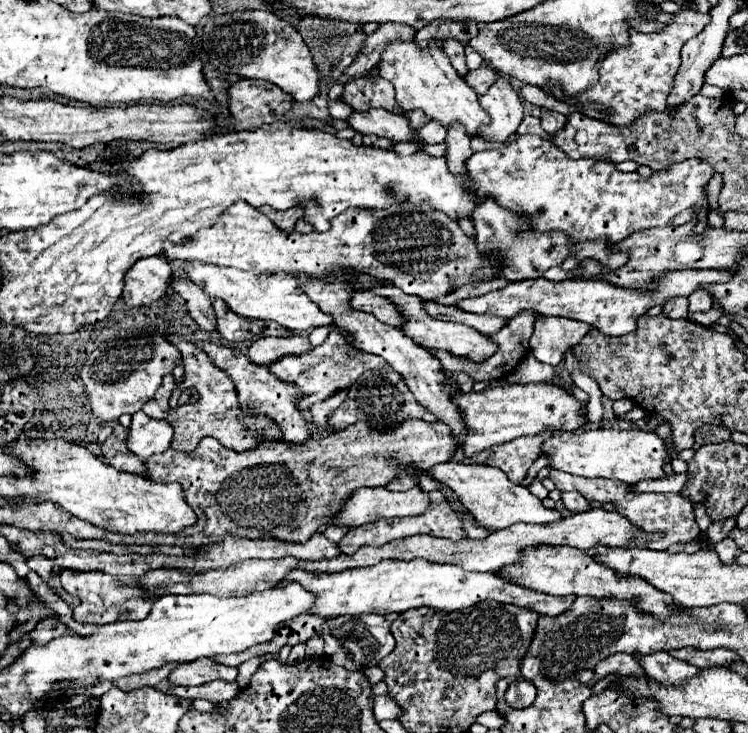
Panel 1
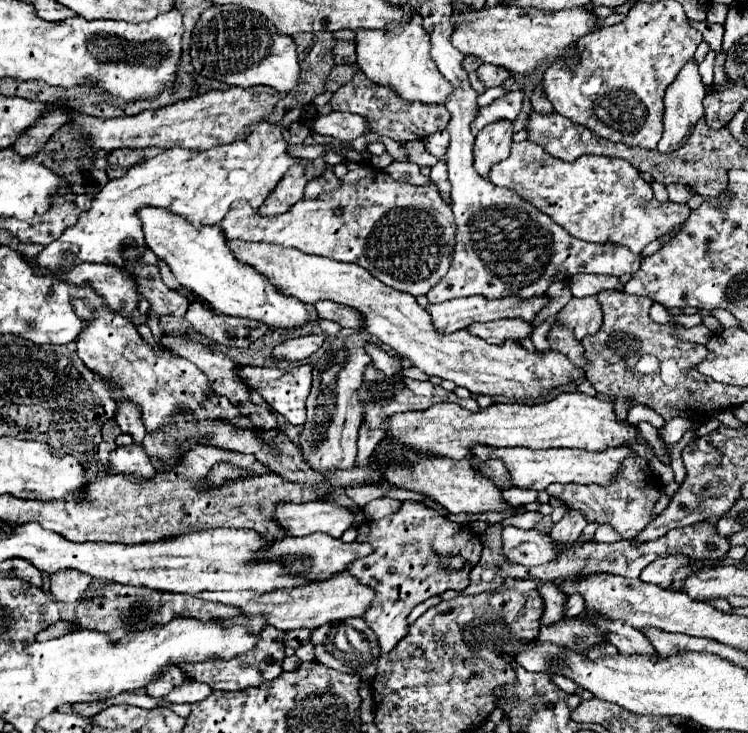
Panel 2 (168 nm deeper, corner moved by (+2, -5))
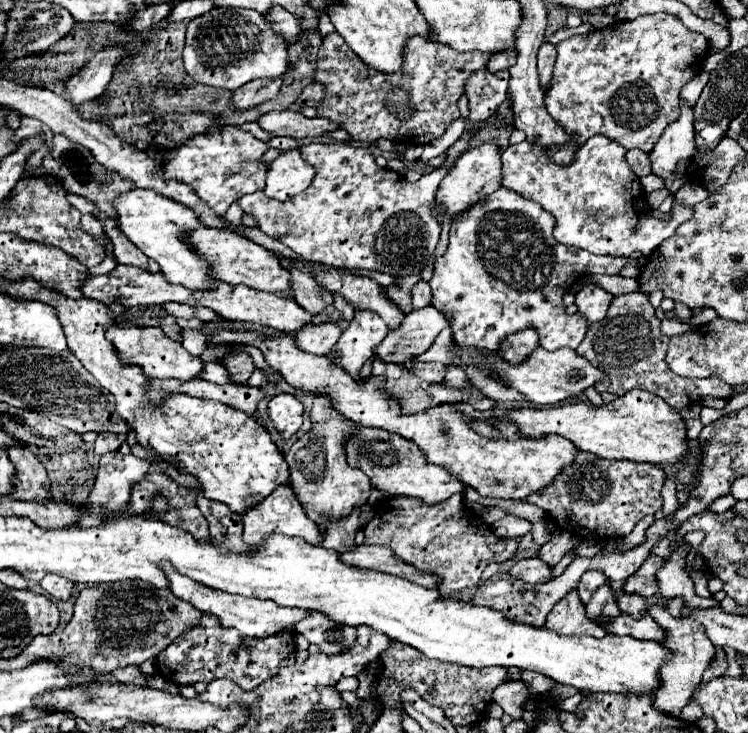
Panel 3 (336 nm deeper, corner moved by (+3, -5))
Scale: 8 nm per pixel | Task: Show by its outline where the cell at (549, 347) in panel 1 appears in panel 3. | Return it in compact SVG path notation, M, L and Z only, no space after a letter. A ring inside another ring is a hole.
M581 284L575 304L579 306L579 314L583 314L589 322L597 322L605 318L613 298L613 294L605 292L597 284Z

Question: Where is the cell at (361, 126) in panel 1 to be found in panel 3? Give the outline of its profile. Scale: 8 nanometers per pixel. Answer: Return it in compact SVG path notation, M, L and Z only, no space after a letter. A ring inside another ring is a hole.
M281 110L281 112L269 112L265 116L259 116L257 124L269 132L271 136L291 136L295 140L301 138L313 138L321 136L325 132L337 130L339 126L331 120L323 118L305 118L301 112L293 110Z

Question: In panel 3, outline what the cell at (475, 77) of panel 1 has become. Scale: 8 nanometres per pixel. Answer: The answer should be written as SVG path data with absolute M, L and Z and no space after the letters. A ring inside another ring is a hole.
M513 50L513 52L497 52L497 56L491 56L491 58L489 58L487 70L491 70L491 72L505 70L505 68L513 66L515 58L517 58L517 50Z

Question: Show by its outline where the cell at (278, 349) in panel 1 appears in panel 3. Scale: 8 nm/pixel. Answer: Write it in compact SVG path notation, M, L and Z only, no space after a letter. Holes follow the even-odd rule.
M309 324L297 332L297 346L309 354L329 354L329 348L337 344L341 336L341 328L327 324Z

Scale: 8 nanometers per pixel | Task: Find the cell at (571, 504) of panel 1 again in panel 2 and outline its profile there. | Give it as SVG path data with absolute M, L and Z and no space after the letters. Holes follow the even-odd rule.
M566 508L562 520L554 524L550 536L558 544L572 544L582 534L586 524L588 522L586 522L586 516L582 516L582 512L574 512L572 508Z

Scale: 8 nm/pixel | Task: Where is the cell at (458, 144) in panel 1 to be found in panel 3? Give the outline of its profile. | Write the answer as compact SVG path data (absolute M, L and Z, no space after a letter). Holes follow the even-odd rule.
M499 188L479 204L471 206L461 214L449 230L449 248L435 262L435 272L429 282L433 290L433 306L441 312L449 312L453 338L465 348L485 348L485 352L501 354L501 344L507 336L515 334L519 328L535 328L539 334L539 344L545 350L557 350L563 346L577 348L585 338L589 324L583 316L567 316L563 294L579 282L583 272L597 274L619 274L619 270L629 262L629 258L595 256L581 248L571 248L559 244L553 238L551 214L545 212L537 202L525 200L513 190Z

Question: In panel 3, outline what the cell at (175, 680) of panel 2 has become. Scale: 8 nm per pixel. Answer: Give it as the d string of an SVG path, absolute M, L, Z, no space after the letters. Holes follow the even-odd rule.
M127 666L127 668L117 668L111 672L113 682L121 682L121 684L137 684L137 686L145 686L145 676L139 672L137 666Z

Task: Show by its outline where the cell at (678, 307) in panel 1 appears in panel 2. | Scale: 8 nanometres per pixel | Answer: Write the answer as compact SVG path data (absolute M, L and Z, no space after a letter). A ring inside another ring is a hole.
M652 304L652 308L650 308L650 318L654 320L654 322L658 322L658 324L666 324L666 322L670 322L672 320L672 314L668 312L668 308L666 306L662 306L662 304Z

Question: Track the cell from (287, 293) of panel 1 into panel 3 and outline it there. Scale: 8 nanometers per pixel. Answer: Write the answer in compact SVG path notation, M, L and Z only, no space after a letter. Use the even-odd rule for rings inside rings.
M131 188L129 192L117 196L117 200L113 202L113 208L117 212L121 232L143 254L147 254L161 266L165 280L169 280L171 284L181 284L191 290L203 290L215 284L215 280L207 276L207 270L209 270L207 262L197 252L193 252L181 238L181 230L191 230L195 226L201 226L195 212L189 212L189 208L185 208L183 204L171 198L165 198L149 188Z

